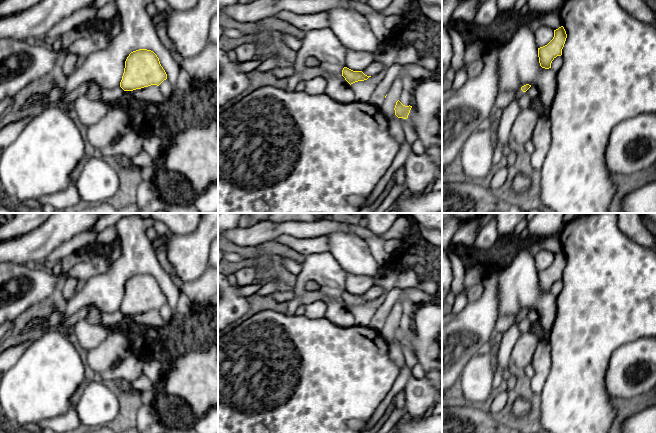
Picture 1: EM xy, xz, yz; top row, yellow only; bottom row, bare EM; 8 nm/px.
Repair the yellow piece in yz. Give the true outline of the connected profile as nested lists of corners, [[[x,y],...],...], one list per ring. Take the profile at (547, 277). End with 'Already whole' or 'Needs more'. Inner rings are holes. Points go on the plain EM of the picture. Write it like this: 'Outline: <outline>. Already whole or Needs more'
Outline: [[[563,250],[554,254],[553,263],[545,270],[538,272],[539,287],[542,292],[551,292],[552,285],[562,279],[562,273],[564,271],[567,262],[566,255]]]. Already whole

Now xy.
Outline: [[[139,273],[129,278],[125,285],[120,311],[133,315],[151,309],[159,310],[167,303],[167,298],[157,279],[147,273]]]. Already whole

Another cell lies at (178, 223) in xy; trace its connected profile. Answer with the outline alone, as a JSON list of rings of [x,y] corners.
[[[151,213],[154,221],[164,223],[171,233],[185,235],[198,227],[204,213]]]

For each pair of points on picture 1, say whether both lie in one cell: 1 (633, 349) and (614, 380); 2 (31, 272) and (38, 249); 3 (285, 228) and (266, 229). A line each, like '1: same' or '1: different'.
1: same
2: different
3: same

